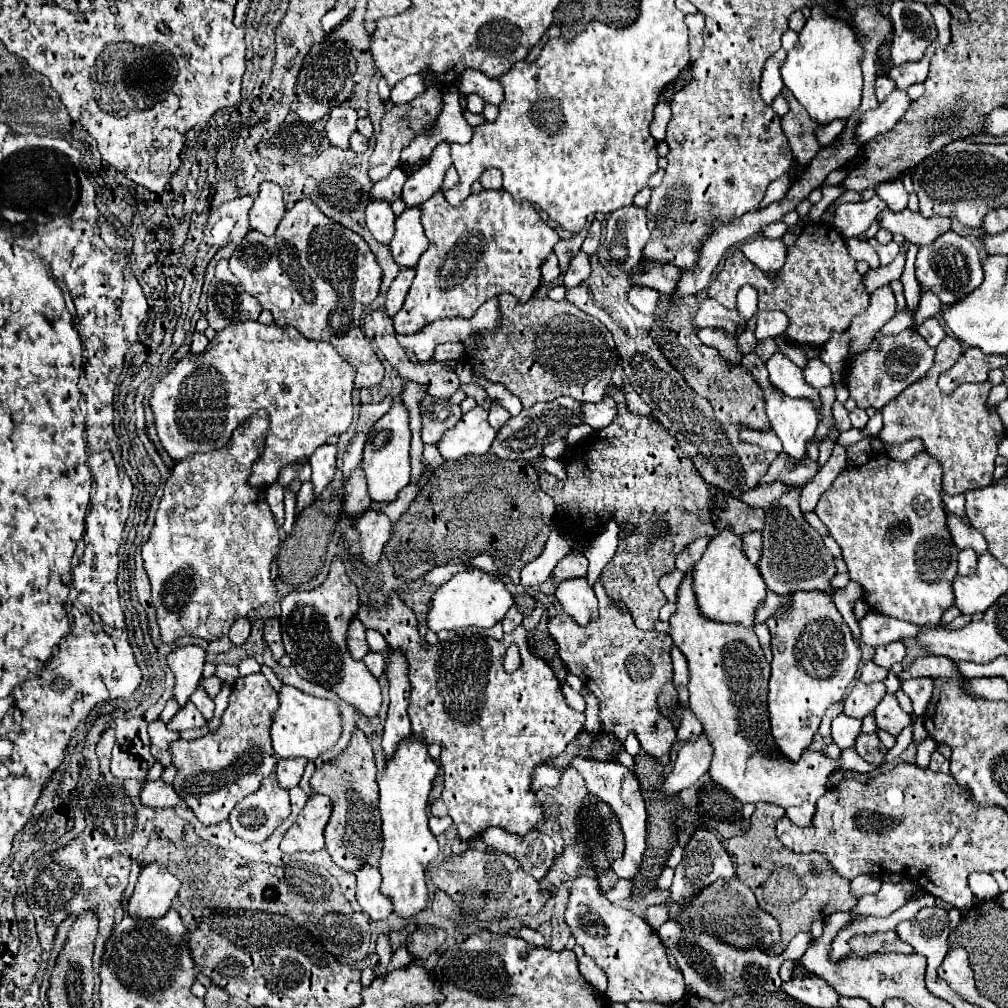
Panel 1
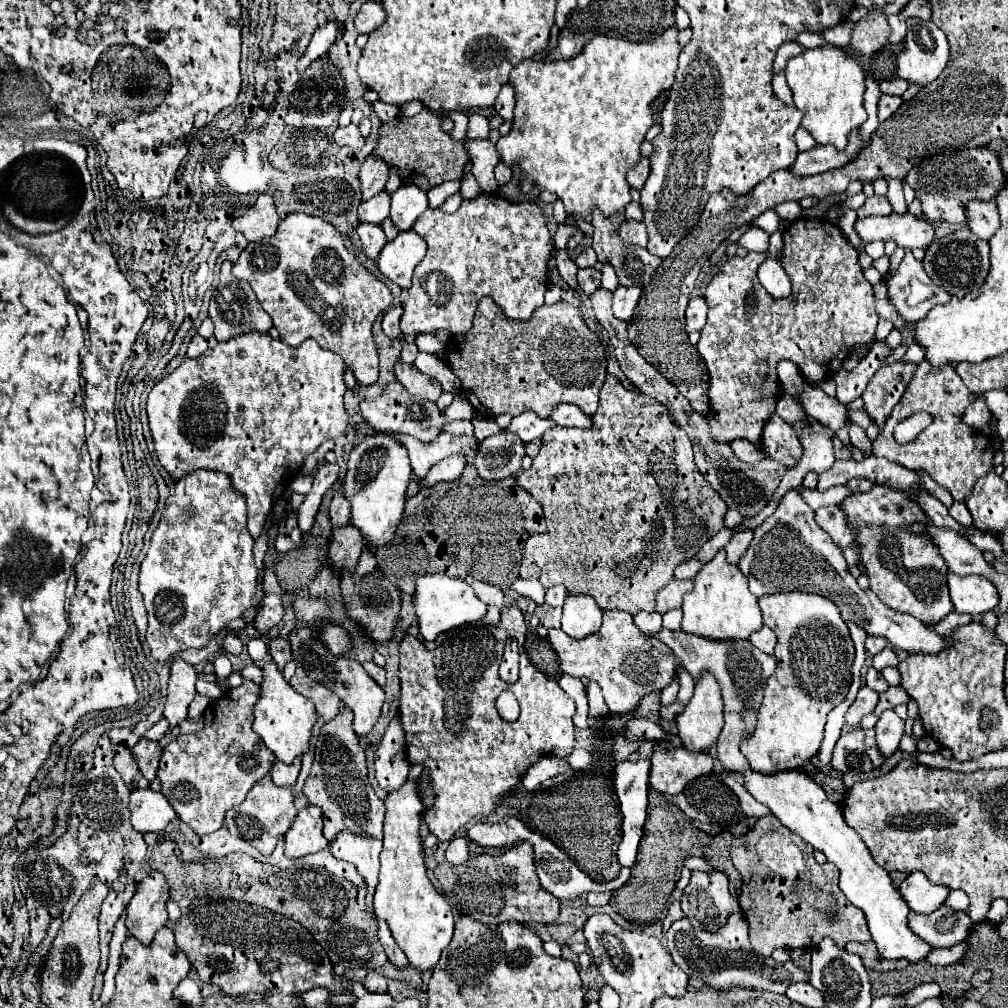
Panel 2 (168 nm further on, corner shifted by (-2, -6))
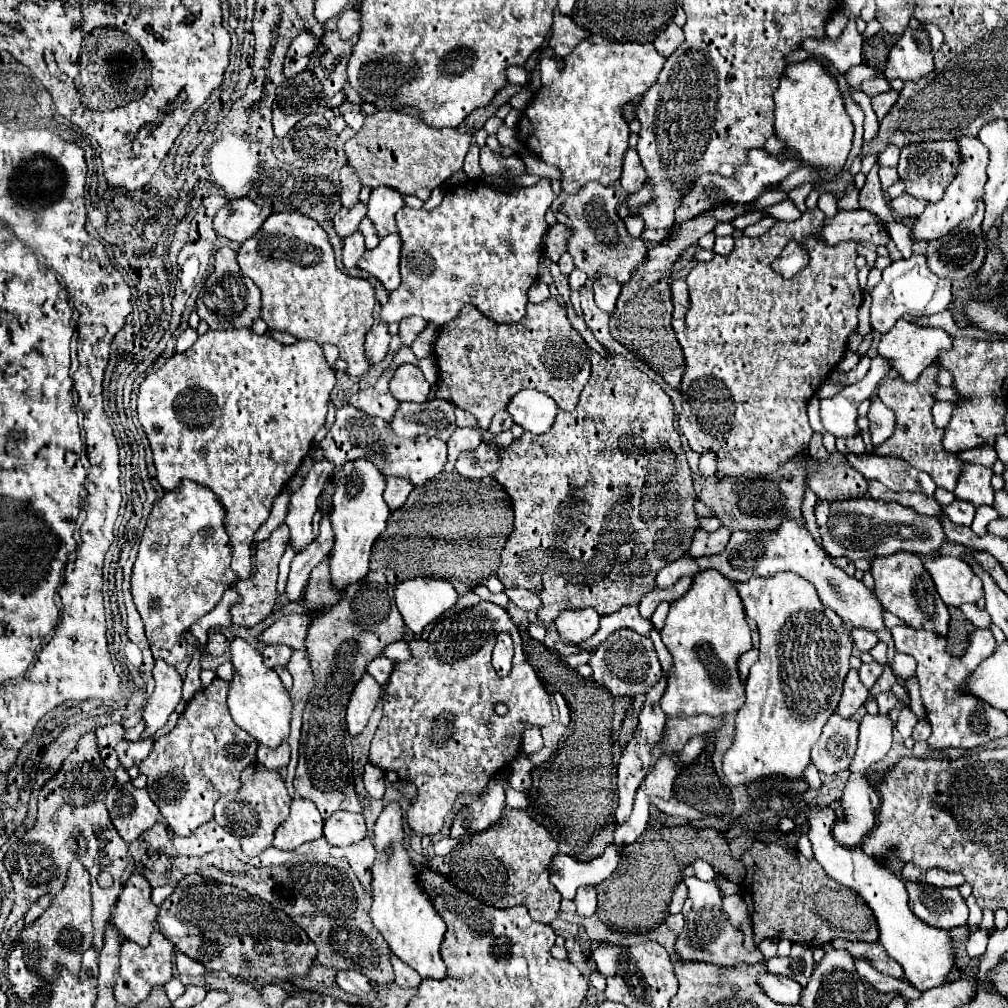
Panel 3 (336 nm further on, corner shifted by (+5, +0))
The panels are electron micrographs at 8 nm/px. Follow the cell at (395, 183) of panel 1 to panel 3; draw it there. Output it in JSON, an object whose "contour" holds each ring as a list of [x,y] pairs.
{"contour":[[[356,203],[356,205],[350,207],[350,209],[342,207],[342,209],[336,213],[336,217],[334,217],[336,233],[338,233],[342,239],[346,239],[350,233],[354,233],[354,231],[358,229],[360,221],[366,217],[366,211],[368,211],[366,203]]]}

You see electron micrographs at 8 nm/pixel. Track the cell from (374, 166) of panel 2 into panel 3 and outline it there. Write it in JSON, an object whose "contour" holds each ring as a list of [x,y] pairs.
{"contour":[[[344,165],[340,171],[340,201],[344,207],[352,207],[354,203],[358,203],[358,195],[360,195],[362,183],[358,173],[350,167]]]}

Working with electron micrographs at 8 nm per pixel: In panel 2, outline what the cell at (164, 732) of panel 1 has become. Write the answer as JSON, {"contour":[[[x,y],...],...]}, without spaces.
{"contour":[[[141,739],[141,741],[133,747],[133,757],[135,757],[135,761],[137,761],[137,767],[139,767],[141,775],[143,775],[147,781],[153,781],[153,779],[155,779],[161,753],[163,753],[163,749],[161,749],[161,745],[159,745],[157,741]]]}

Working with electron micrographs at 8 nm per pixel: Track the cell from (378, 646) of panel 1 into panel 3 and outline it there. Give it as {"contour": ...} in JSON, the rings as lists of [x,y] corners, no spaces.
{"contour":[[[399,641],[388,645],[382,655],[394,662],[407,661],[411,657],[411,651],[405,641]]]}

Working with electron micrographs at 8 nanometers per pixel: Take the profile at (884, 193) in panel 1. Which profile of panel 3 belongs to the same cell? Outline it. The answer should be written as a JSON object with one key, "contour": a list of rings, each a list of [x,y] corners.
{"contour":[[[882,167],[882,169],[880,169],[880,181],[882,181],[882,189],[884,189],[884,191],[886,191],[888,187],[892,187],[892,185],[898,181],[898,173],[896,173],[896,169]]]}

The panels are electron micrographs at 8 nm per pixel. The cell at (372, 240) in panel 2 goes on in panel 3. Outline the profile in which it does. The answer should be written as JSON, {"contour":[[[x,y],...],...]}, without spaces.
{"contour":[[[360,231],[352,233],[350,237],[346,237],[344,243],[344,251],[342,251],[342,261],[346,267],[356,267],[356,263],[360,261],[360,257],[364,255],[366,245],[364,245],[364,235]]]}

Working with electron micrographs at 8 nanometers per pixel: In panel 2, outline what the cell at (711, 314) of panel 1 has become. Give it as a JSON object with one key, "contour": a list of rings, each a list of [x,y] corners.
{"contour":[[[693,297],[689,301],[687,311],[685,311],[685,321],[687,321],[687,327],[685,327],[687,333],[703,329],[703,321],[707,321],[707,305],[703,297]]]}

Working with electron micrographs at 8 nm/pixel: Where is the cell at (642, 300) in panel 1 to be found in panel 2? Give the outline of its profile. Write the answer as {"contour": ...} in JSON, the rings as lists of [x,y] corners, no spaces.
{"contour":[[[619,285],[613,291],[613,315],[621,321],[629,321],[633,315],[633,309],[639,303],[641,287],[623,287]]]}

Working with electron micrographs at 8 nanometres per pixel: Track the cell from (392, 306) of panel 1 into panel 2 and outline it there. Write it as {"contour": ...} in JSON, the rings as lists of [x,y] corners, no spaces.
{"contour":[[[399,305],[399,307],[395,307],[395,309],[389,309],[389,311],[385,313],[383,321],[381,321],[383,333],[385,333],[387,337],[391,337],[391,339],[399,339],[399,337],[403,335],[403,333],[401,333],[401,329],[399,329],[401,311],[403,311],[403,307],[401,307],[401,305]]]}

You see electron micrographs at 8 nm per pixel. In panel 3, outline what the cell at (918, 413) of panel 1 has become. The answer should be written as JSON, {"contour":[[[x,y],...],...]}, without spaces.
{"contour":[[[934,363],[926,371],[922,371],[922,375],[914,383],[908,383],[898,375],[898,377],[886,379],[878,387],[878,397],[884,401],[884,405],[888,405],[896,413],[896,429],[894,429],[894,435],[890,439],[886,439],[882,445],[874,447],[872,453],[878,457],[900,457],[900,459],[908,461],[912,467],[926,471],[934,479],[936,487],[954,491],[956,481],[966,463],[960,461],[958,453],[950,453],[944,449],[944,445],[942,445],[944,429],[936,427],[932,421],[932,407],[936,403],[934,393],[940,389],[940,385],[936,383],[938,371],[940,371],[940,367]]]}

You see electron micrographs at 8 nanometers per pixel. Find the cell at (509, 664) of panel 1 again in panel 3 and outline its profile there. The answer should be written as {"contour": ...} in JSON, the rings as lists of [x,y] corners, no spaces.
{"contour":[[[500,633],[498,641],[494,645],[494,655],[492,655],[492,665],[494,665],[496,673],[498,673],[498,677],[506,677],[510,673],[512,655],[514,655],[514,647],[512,647],[510,635]]]}

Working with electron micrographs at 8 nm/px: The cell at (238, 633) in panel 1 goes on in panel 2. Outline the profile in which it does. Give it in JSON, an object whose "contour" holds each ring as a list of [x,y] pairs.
{"contour":[[[227,633],[223,637],[223,651],[229,655],[239,655],[243,651],[243,643],[235,633]]]}

